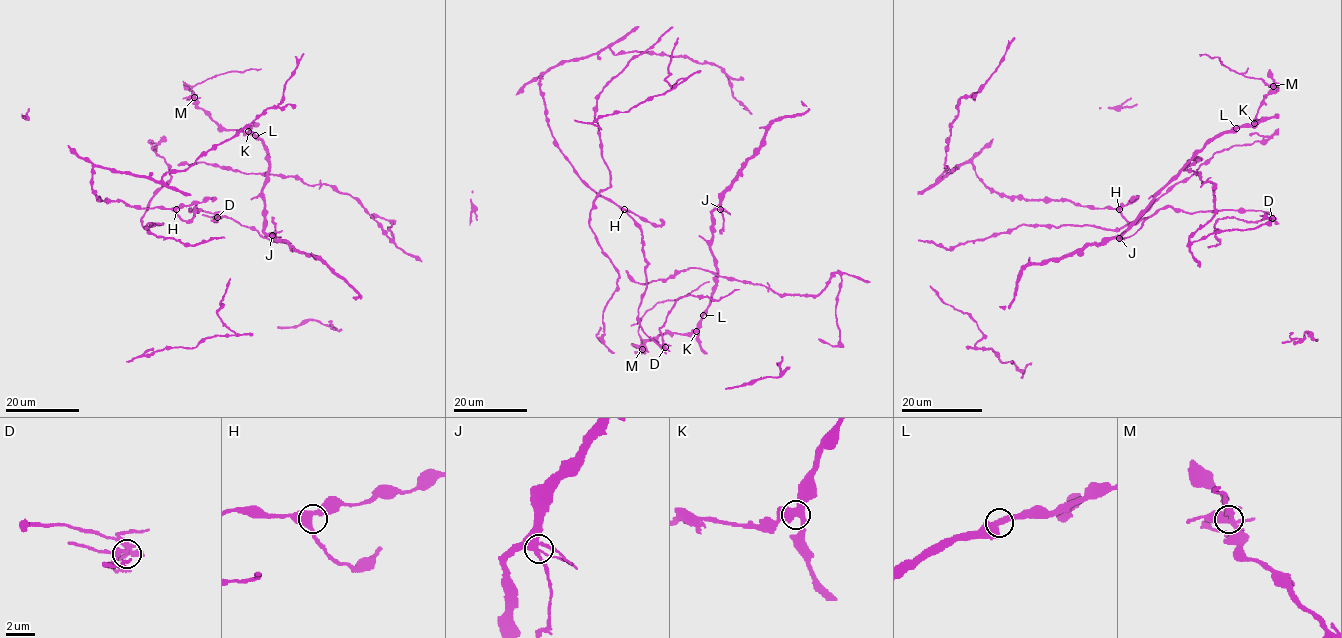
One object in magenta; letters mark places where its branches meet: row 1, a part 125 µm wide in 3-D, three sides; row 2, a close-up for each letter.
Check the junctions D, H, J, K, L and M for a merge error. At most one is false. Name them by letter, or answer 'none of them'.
M

